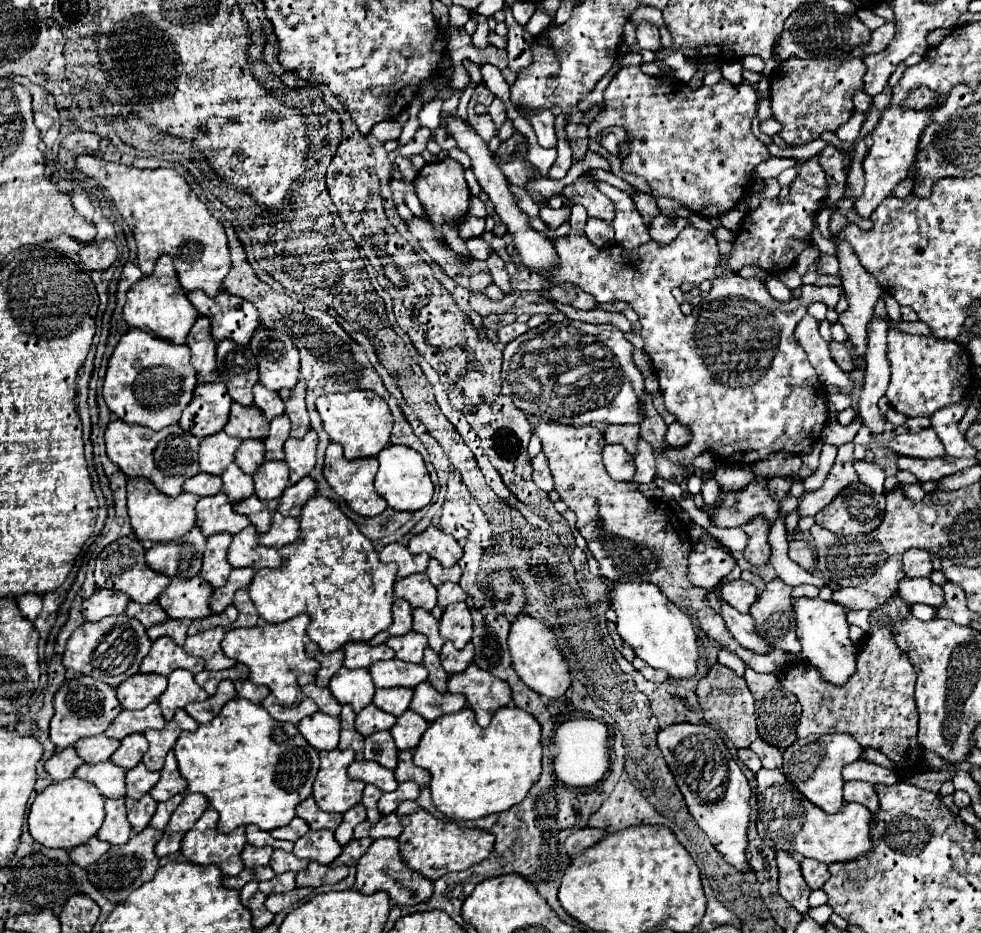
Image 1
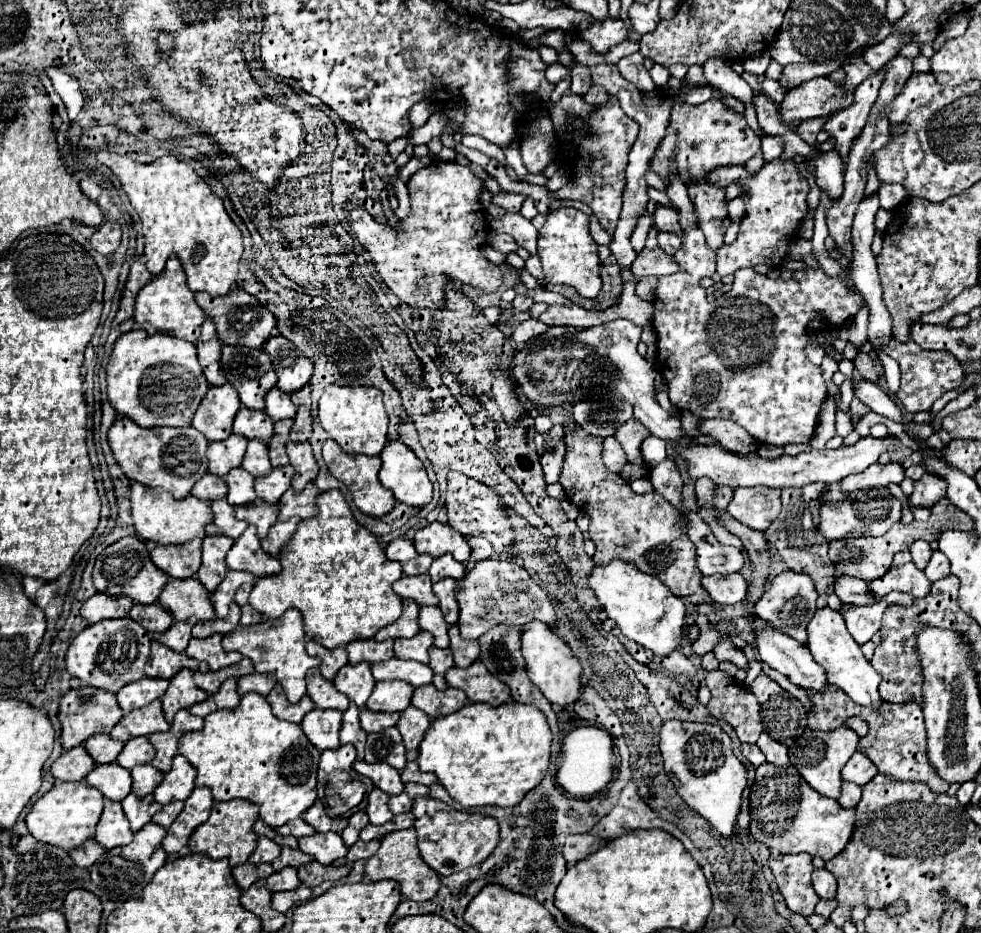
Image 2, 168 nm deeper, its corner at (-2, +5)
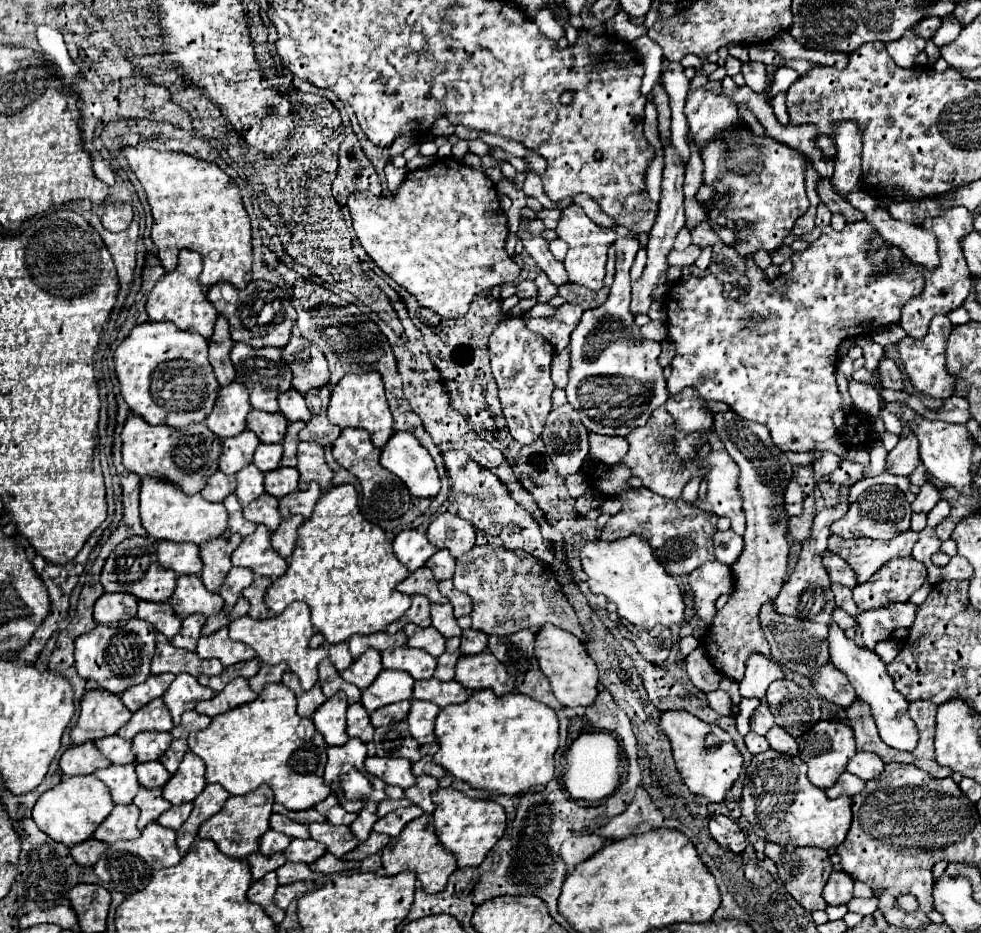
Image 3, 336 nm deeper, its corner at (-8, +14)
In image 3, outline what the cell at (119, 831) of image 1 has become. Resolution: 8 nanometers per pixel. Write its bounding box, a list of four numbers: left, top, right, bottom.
[94,806,140,844]

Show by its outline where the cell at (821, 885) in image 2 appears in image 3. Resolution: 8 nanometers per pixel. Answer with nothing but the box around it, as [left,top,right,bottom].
[824,872,852,906]

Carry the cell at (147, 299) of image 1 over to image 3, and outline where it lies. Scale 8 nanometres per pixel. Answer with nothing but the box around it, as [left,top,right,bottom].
[146,250,218,338]

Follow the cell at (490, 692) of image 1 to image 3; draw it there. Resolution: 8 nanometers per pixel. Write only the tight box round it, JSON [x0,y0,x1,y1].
[456,650,514,694]

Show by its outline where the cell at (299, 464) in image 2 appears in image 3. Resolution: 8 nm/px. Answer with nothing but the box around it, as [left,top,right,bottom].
[298,442,334,490]

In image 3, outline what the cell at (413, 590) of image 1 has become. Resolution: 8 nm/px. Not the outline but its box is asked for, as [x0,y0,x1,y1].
[398,566,448,604]

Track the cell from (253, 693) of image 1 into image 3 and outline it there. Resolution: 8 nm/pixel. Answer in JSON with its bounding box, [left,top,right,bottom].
[248,664,288,690]

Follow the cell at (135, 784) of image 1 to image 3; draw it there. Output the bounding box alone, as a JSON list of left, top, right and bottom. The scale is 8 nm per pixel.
[136,762,170,788]

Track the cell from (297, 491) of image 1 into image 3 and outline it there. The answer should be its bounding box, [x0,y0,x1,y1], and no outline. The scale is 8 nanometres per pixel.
[280,482,322,520]

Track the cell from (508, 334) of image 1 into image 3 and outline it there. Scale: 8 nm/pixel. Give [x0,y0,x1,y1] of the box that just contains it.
[526,304,582,352]

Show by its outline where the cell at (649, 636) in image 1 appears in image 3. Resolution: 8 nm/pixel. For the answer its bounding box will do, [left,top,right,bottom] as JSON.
[580,536,684,628]

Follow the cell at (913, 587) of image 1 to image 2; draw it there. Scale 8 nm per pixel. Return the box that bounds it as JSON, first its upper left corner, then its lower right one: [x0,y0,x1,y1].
[870,563,930,597]

